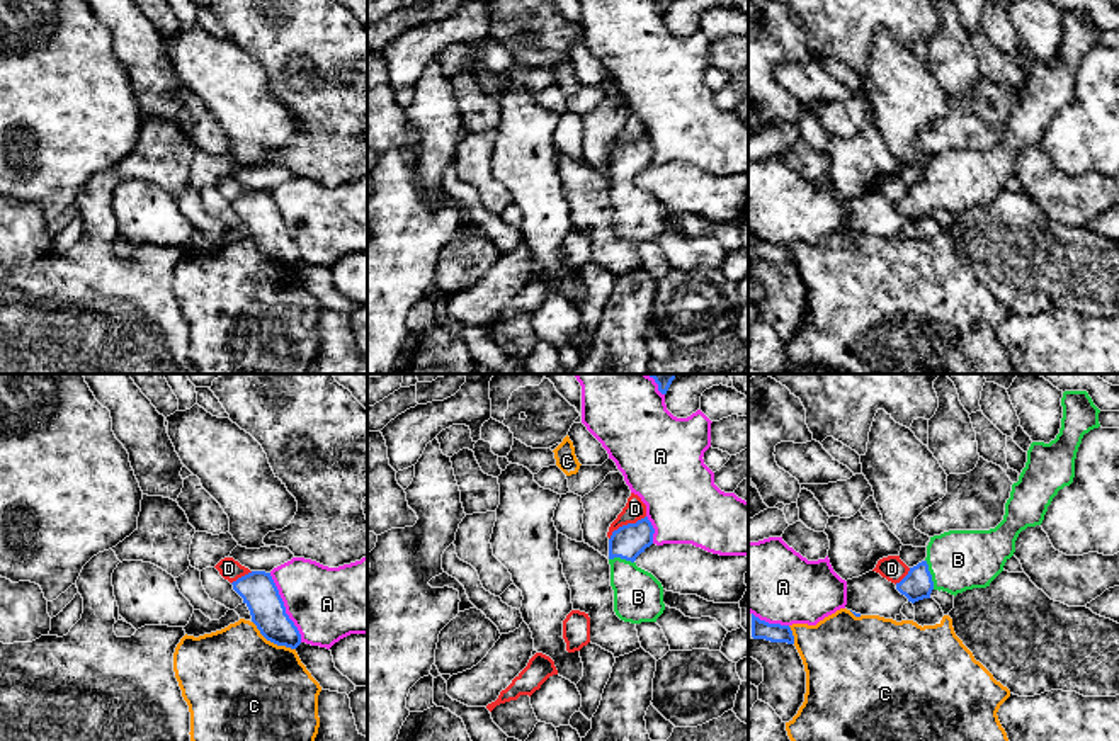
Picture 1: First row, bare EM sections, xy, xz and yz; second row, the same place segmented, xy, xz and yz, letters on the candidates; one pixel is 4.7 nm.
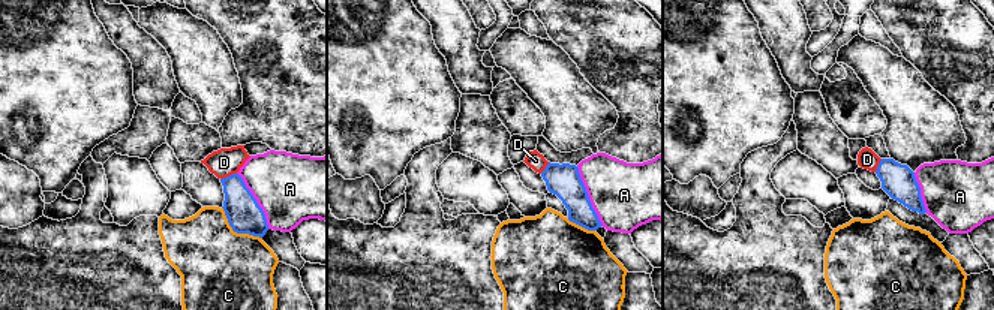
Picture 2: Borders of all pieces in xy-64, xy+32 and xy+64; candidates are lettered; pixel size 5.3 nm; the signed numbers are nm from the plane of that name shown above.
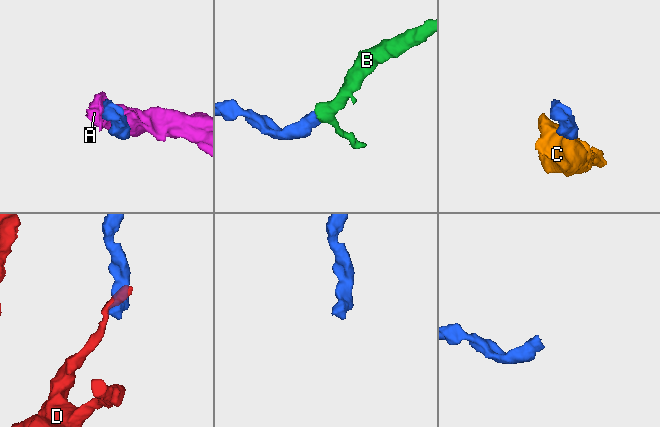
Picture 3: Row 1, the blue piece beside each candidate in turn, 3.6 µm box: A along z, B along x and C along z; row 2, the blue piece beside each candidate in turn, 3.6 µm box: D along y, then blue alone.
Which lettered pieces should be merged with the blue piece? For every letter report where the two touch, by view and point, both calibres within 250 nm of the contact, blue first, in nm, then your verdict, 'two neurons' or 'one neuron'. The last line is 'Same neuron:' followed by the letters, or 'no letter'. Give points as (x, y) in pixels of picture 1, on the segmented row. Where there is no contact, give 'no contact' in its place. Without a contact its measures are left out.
A: xy (284, 607) | 170/360 nm | two neurons
B: yz (931, 575) | 140/280 nm | one neuron
C: xy (272, 641) | 170/480 nm | two neurons
D: xz (624, 526) | 160/100 nm | two neurons
Same neuron: B

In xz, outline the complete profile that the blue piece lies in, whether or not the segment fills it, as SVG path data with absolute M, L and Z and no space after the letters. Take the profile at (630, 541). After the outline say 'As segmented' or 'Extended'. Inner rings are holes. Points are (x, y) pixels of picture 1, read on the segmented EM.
M645 517L619 527L609 539L614 612L624 622L656 622L665 610L662 583L634 563L653 544L653 534L655 529Z. Extended

